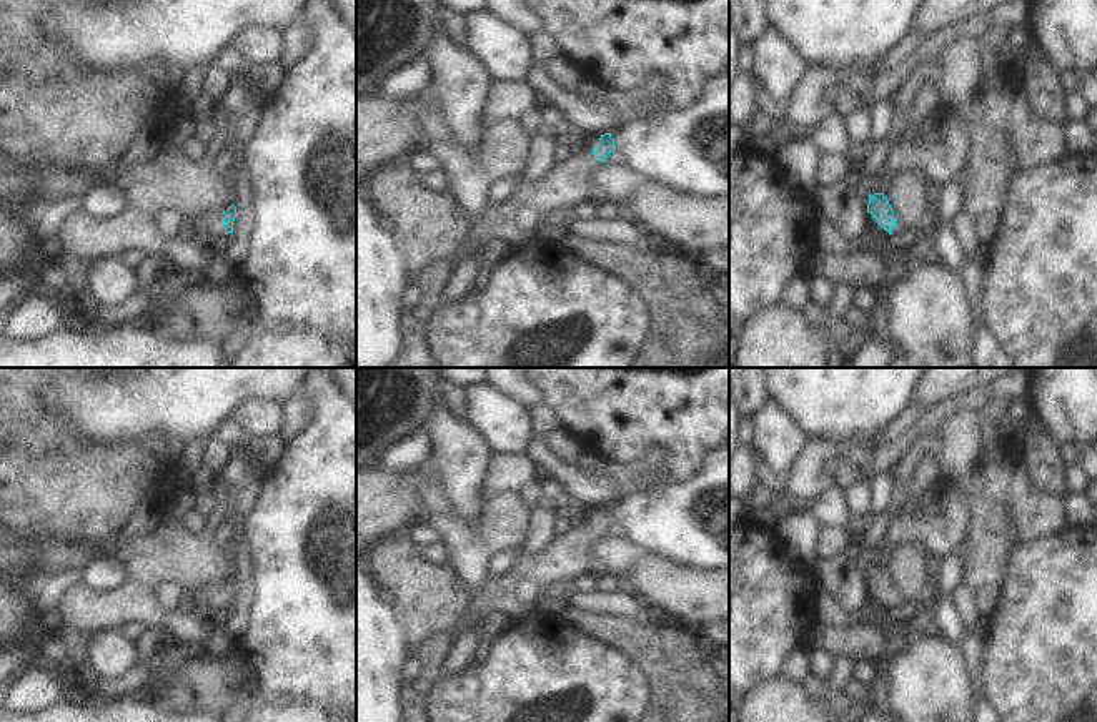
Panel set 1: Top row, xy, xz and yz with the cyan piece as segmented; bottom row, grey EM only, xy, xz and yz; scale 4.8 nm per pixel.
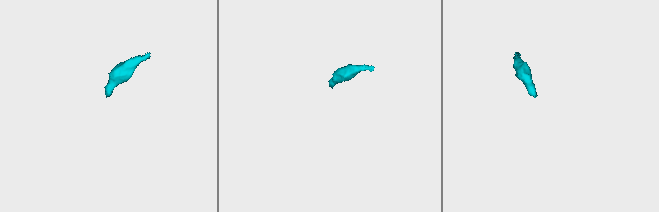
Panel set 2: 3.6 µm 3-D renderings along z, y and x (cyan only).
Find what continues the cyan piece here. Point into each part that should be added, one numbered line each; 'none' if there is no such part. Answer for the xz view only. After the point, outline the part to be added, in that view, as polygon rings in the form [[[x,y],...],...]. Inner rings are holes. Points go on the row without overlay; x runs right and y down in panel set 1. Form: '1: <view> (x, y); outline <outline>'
1: xz (523, 588); outline [[[593,524],[559,536],[544,556],[523,554],[503,576],[491,577],[476,596],[466,624],[431,637],[414,655],[436,675],[454,652],[454,645],[468,631],[478,629],[491,616],[528,617],[544,607],[546,591],[554,582],[571,582],[581,574],[598,576],[603,567],[593,552],[598,542]]]

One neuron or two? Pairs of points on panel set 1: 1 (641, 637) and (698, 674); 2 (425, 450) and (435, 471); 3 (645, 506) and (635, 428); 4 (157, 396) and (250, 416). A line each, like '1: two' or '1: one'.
1: one
2: two
3: two
4: two

